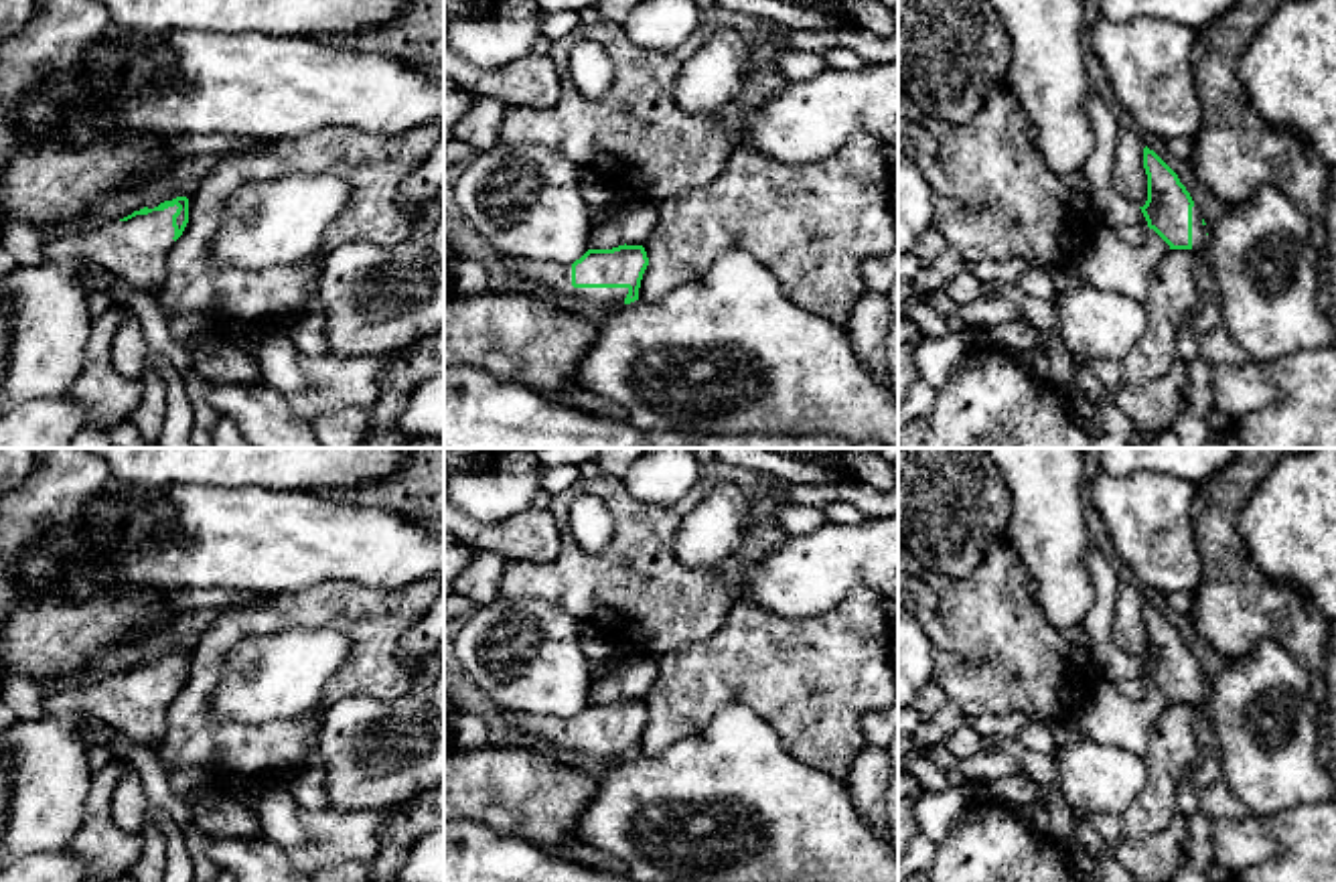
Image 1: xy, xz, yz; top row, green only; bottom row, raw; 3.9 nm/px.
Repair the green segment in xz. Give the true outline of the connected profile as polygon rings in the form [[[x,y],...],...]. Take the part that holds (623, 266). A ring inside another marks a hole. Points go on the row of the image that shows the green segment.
[[[618,245],[612,249],[588,249],[570,264],[511,260],[509,272],[592,304],[630,304],[639,300],[639,288],[649,258],[643,245]]]

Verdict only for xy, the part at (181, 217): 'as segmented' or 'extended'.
extended

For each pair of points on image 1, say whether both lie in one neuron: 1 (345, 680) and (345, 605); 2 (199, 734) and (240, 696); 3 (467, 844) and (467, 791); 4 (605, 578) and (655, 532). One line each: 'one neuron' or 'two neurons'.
1: one neuron
2: two neurons
3: two neurons
4: one neuron

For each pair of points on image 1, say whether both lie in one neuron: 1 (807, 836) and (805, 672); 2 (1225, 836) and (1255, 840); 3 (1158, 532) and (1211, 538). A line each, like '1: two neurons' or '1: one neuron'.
1: two neurons
2: one neuron
3: two neurons

